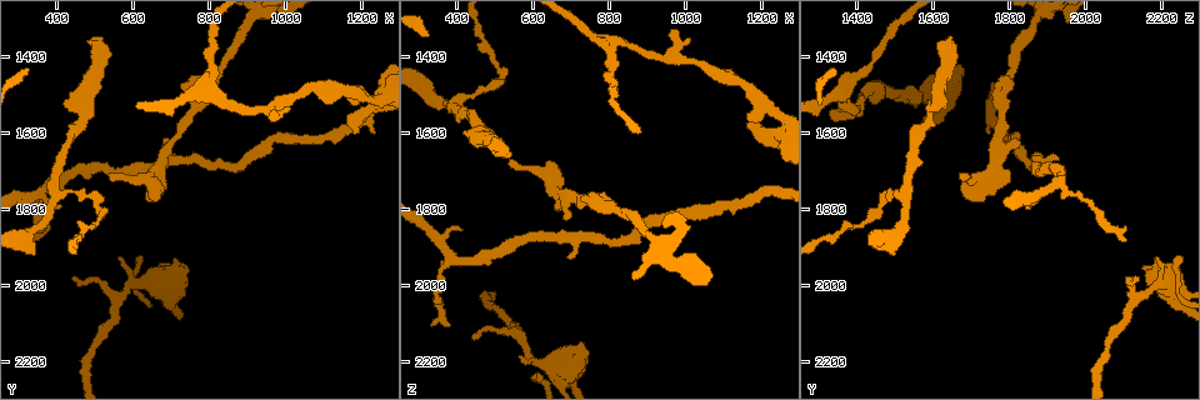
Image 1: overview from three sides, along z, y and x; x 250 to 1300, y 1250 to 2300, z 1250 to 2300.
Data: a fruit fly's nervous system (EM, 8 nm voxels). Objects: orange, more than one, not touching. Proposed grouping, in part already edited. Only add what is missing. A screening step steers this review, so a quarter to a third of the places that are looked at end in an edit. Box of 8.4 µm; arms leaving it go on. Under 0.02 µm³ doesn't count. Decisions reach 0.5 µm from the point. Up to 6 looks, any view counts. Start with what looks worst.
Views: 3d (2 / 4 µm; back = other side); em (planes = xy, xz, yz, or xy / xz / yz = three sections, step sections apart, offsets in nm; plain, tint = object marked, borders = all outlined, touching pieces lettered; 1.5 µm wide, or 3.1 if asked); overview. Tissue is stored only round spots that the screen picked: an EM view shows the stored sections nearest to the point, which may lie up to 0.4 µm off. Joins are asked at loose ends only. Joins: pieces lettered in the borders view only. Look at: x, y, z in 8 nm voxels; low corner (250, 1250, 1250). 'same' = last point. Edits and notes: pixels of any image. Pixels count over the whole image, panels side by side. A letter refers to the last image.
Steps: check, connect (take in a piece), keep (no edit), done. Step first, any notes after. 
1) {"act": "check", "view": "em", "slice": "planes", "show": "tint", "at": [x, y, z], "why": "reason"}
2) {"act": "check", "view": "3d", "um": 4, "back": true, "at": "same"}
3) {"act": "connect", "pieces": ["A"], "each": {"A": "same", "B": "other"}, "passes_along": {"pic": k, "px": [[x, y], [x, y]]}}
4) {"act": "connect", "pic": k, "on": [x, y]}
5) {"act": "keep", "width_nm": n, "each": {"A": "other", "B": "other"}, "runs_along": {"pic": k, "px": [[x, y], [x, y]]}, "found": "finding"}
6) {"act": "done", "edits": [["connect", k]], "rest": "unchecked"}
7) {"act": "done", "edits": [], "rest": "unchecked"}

{"act": "check", "view": "3d", "um": 2, "at": [505, 1345, 1650], "why": "an open end"}

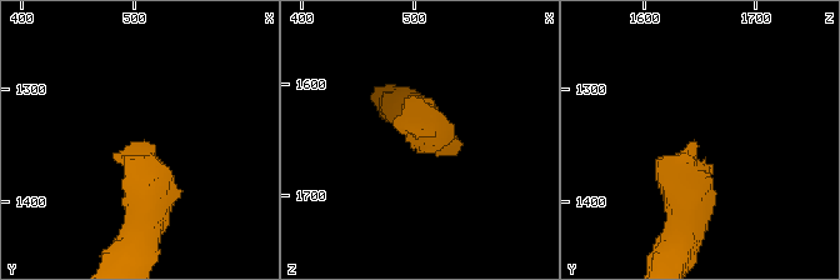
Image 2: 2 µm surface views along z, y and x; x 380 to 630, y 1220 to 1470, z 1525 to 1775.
{"act": "check", "view": "em", "slice": "planes", "show": "tint", "at": [504, 1350, 1648], "why": "need the tissue"}

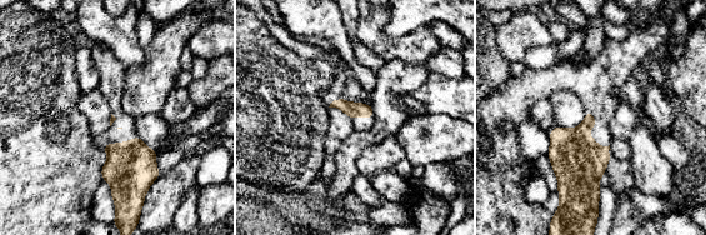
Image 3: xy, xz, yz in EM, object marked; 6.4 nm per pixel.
{"act": "check", "view": "em", "slice": "planes", "show": "borders", "at": "same"}

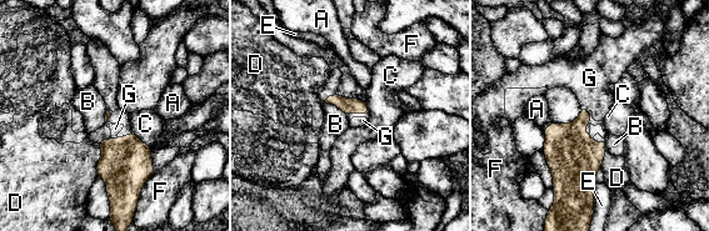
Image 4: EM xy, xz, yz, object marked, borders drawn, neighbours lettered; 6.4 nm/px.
{"act": "connect", "pieces": ["G"], "each": {"A": "other", "B": "other", "C": "other", "D": "other", "E": "other", "F": "other", "G": "same"}, "passes_along": {"pic": 4, "px": [[568, 142], [587, 109], [589, 78]]}, "found": "the neuron continues"}

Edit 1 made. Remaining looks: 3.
{"act": "check", "view": "overview"}

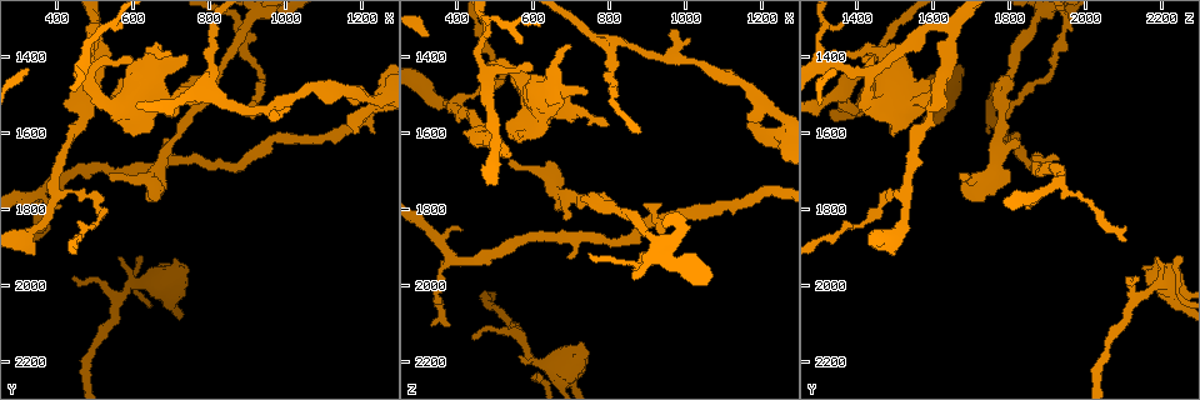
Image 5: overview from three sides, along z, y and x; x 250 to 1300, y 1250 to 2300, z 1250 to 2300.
{"act": "check", "view": "em", "slice": "planes", "show": "borders", "at": [545, 1715, 1670], "why": "an open end"}

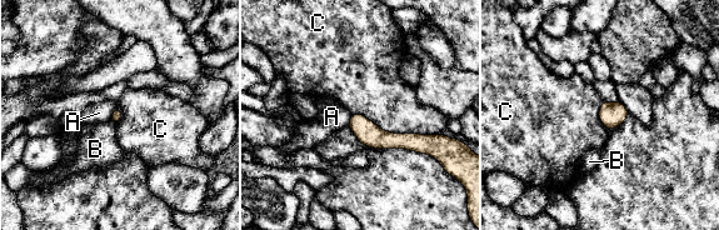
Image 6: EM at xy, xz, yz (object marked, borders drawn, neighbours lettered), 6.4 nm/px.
{"act": "keep", "each": {"A": "other", "B": "other", "C": "other"}, "found": "no lettered piece goes on from it"}

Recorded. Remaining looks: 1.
{"act": "check", "view": "em", "slice": "planes", "show": "borders", "at": [705, 1670, 1925]}

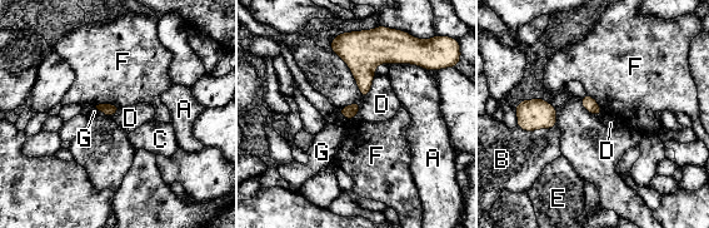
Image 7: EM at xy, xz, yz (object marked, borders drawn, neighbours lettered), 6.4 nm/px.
{"act": "keep", "longest_contact_nm": ["B", 260], "each": {"A": "other", "B": "other", "C": "other", "D": "other", "E": "other", "F": "other", "G": "other"}, "border": {"pic": 7, "px": [[375, 74], [369, 94], [364, 99]]}, "found": "none of them fits"}

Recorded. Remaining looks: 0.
{"act": "done", "edits": [["connect", 4]], "rest": "unchecked"}

